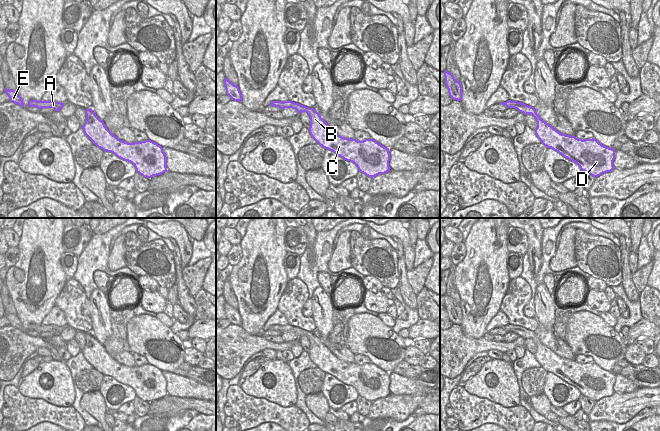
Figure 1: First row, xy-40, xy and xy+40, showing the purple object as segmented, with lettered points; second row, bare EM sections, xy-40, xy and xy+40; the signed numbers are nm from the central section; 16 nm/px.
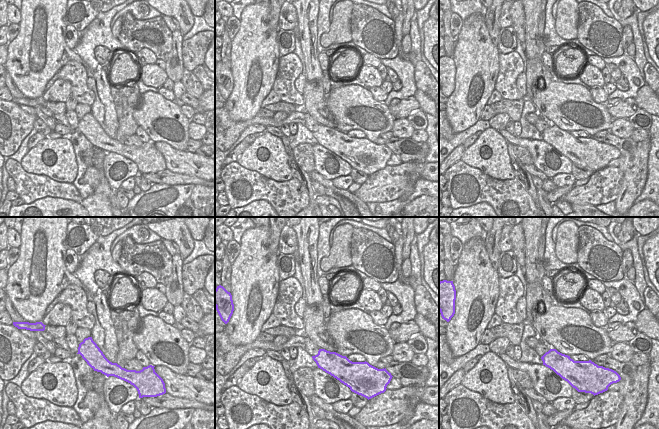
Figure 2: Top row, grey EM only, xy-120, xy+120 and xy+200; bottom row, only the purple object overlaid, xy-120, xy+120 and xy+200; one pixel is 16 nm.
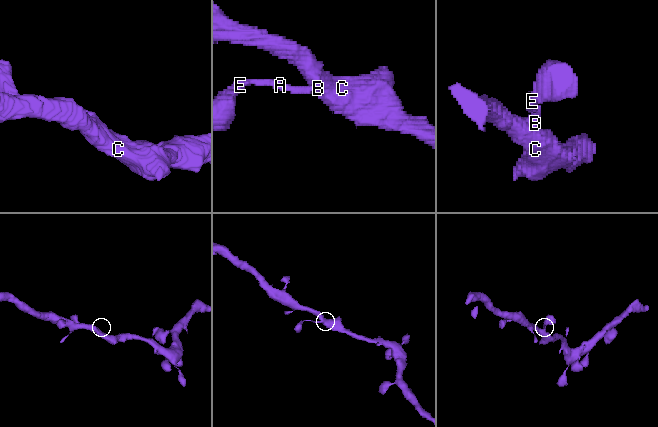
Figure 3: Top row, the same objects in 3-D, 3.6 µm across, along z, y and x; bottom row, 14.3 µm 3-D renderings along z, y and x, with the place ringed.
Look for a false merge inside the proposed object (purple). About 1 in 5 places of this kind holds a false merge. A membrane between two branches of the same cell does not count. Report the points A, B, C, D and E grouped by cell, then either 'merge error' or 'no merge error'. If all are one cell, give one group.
A B C D E | no merge error

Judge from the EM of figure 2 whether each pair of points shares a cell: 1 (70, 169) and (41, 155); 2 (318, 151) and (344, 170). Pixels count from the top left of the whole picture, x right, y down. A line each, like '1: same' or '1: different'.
1: same
2: same

